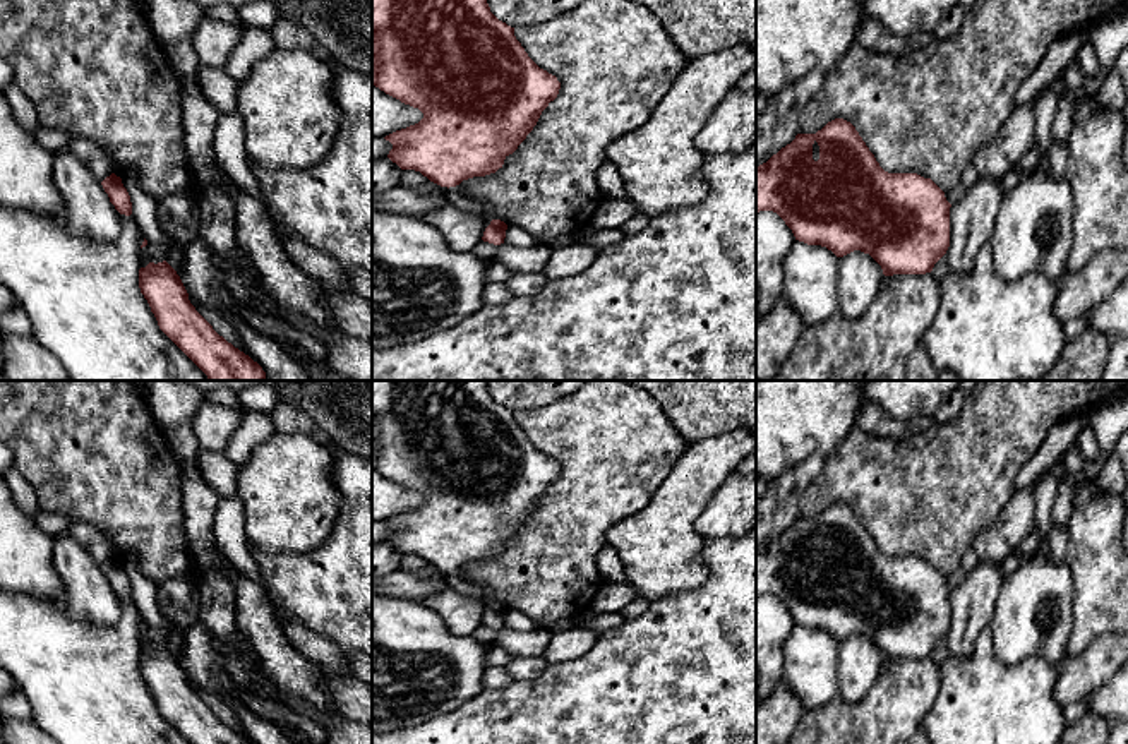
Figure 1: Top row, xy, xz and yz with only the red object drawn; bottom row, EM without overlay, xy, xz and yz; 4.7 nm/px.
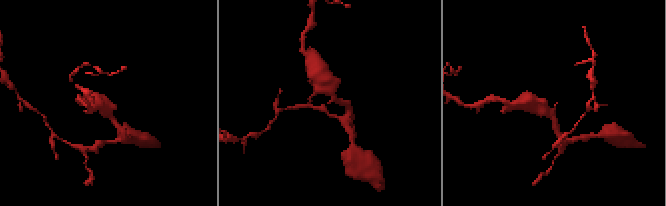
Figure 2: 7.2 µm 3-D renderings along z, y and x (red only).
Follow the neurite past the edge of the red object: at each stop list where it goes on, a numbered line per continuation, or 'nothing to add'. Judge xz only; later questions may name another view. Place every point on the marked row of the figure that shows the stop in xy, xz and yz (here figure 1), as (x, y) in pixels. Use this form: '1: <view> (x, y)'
nothing to add

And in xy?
nothing to add

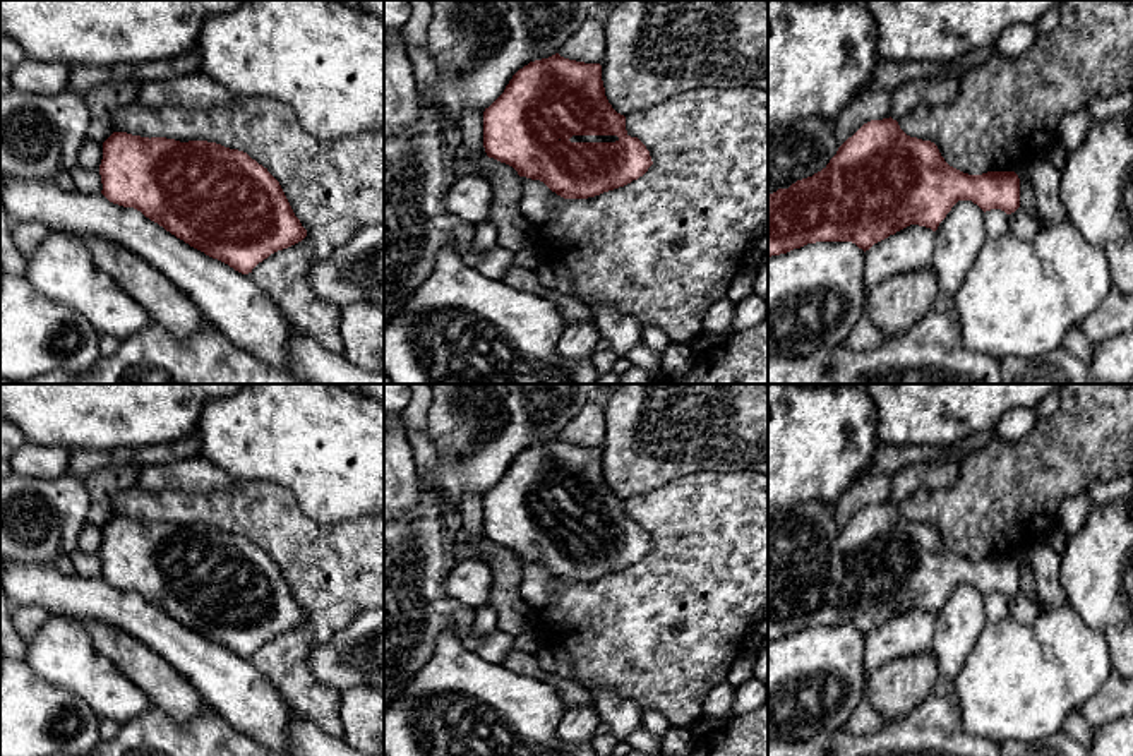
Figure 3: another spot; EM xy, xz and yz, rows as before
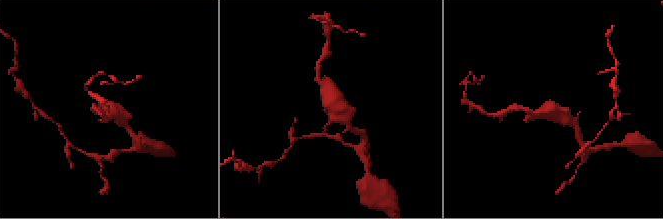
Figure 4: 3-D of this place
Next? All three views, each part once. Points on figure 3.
1: xz (575, 138)

